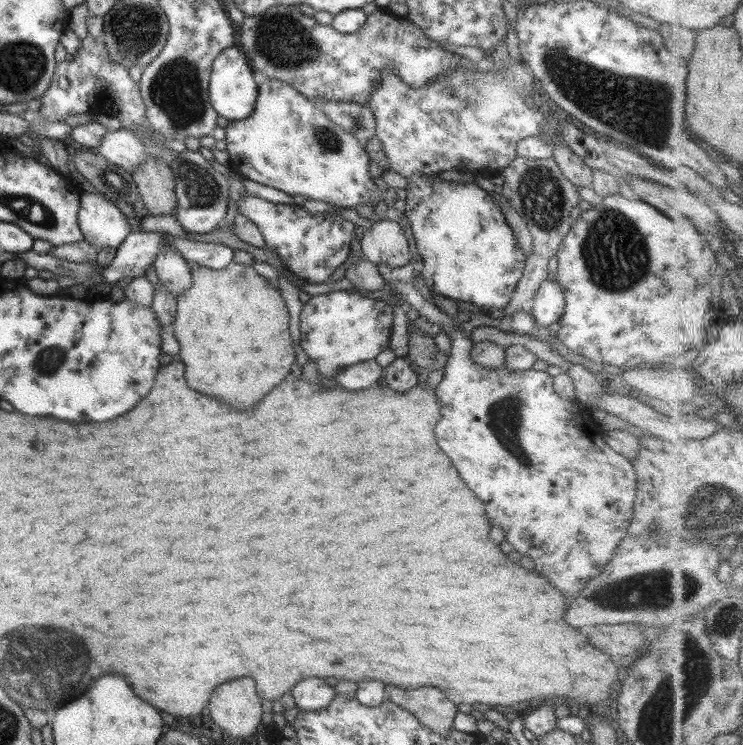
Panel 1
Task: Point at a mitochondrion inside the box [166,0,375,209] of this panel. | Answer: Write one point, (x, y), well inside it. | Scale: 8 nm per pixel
(282, 40)

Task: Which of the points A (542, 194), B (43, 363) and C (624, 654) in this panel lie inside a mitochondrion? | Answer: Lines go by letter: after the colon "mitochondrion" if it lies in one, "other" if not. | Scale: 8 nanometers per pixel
A: mitochondrion
B: mitochondrion
C: other

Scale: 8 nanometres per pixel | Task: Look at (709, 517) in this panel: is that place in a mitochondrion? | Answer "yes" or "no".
yes

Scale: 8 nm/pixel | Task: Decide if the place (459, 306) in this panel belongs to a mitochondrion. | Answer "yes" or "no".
no

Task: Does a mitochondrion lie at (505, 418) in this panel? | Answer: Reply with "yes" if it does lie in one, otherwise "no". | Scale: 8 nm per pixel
yes

